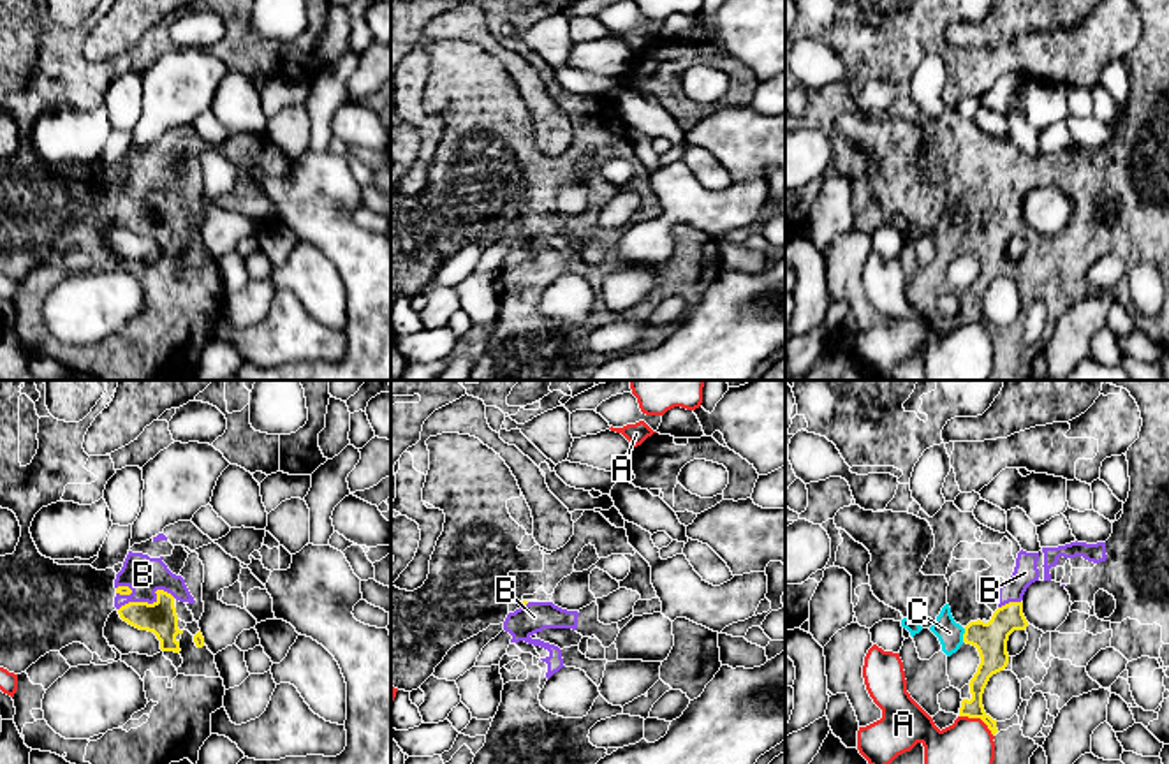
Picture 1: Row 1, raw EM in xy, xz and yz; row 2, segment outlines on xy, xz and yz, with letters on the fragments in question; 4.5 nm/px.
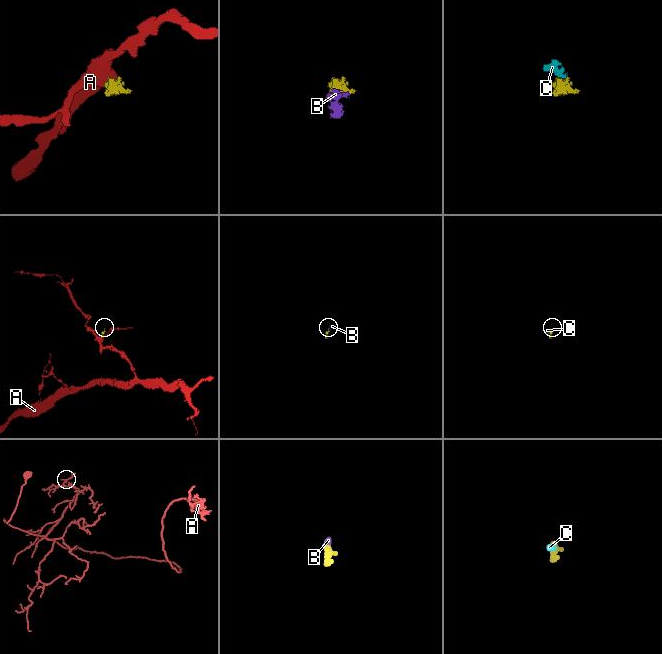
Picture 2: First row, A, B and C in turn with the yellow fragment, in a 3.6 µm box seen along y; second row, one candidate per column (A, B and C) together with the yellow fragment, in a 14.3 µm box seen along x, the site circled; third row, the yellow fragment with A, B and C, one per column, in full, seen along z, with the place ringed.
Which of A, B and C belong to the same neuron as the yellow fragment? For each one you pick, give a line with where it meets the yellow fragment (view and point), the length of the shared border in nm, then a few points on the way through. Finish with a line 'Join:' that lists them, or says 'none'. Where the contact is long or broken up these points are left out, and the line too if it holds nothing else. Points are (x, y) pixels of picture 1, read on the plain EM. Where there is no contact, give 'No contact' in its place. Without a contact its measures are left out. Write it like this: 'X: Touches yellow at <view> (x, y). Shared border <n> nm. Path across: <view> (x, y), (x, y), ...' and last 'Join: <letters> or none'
B: Touches yellow at xy (150, 210). Shared border 280 nm
C: Touches yellow at yz (963, 242). Shared border 70 nm
Join: B, C

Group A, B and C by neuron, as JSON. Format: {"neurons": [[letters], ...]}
{"neurons": [["A"], ["B", "C"]]}

